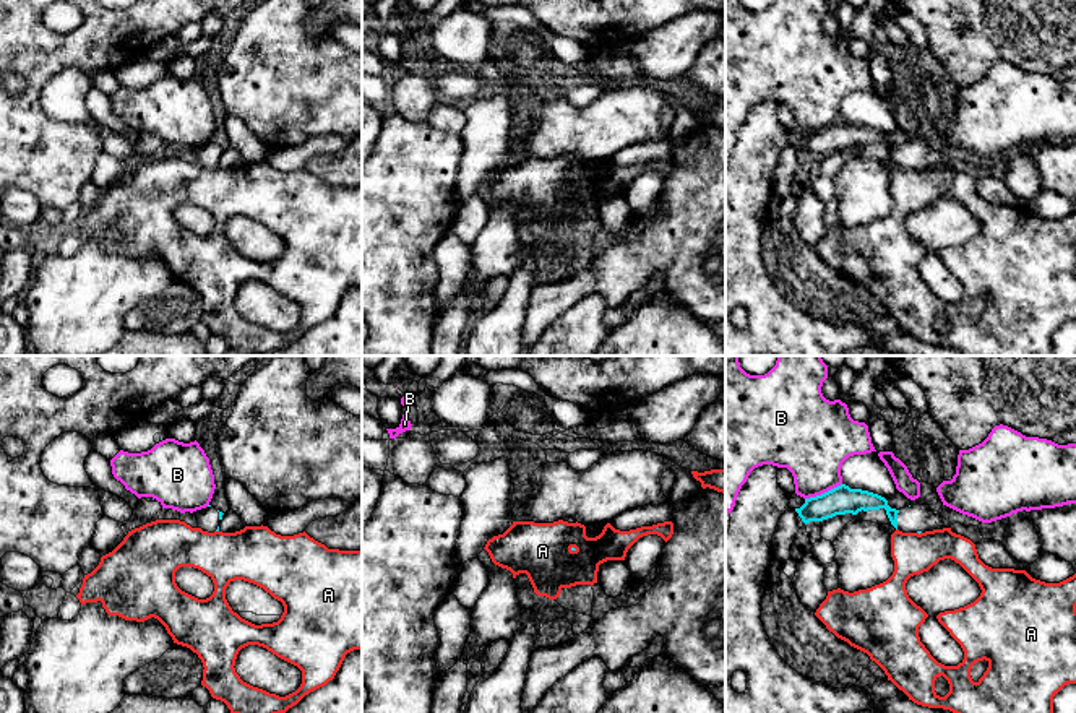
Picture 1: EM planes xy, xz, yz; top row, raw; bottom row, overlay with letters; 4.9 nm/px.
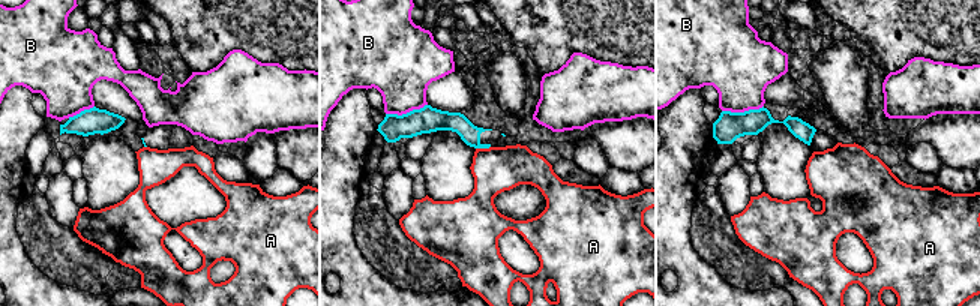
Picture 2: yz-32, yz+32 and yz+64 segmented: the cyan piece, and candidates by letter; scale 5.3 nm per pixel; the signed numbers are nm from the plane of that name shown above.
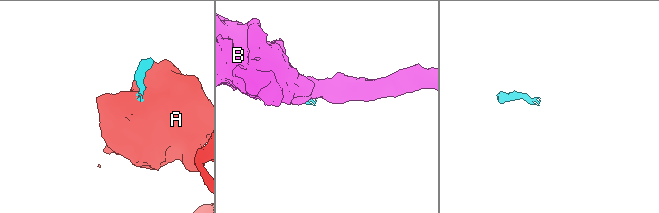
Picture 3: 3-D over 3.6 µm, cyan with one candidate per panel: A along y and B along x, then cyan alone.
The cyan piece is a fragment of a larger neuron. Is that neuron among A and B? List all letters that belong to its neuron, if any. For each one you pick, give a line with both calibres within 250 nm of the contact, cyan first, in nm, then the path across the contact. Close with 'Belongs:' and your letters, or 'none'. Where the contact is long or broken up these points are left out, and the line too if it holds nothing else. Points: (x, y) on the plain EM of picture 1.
Belongs: none

